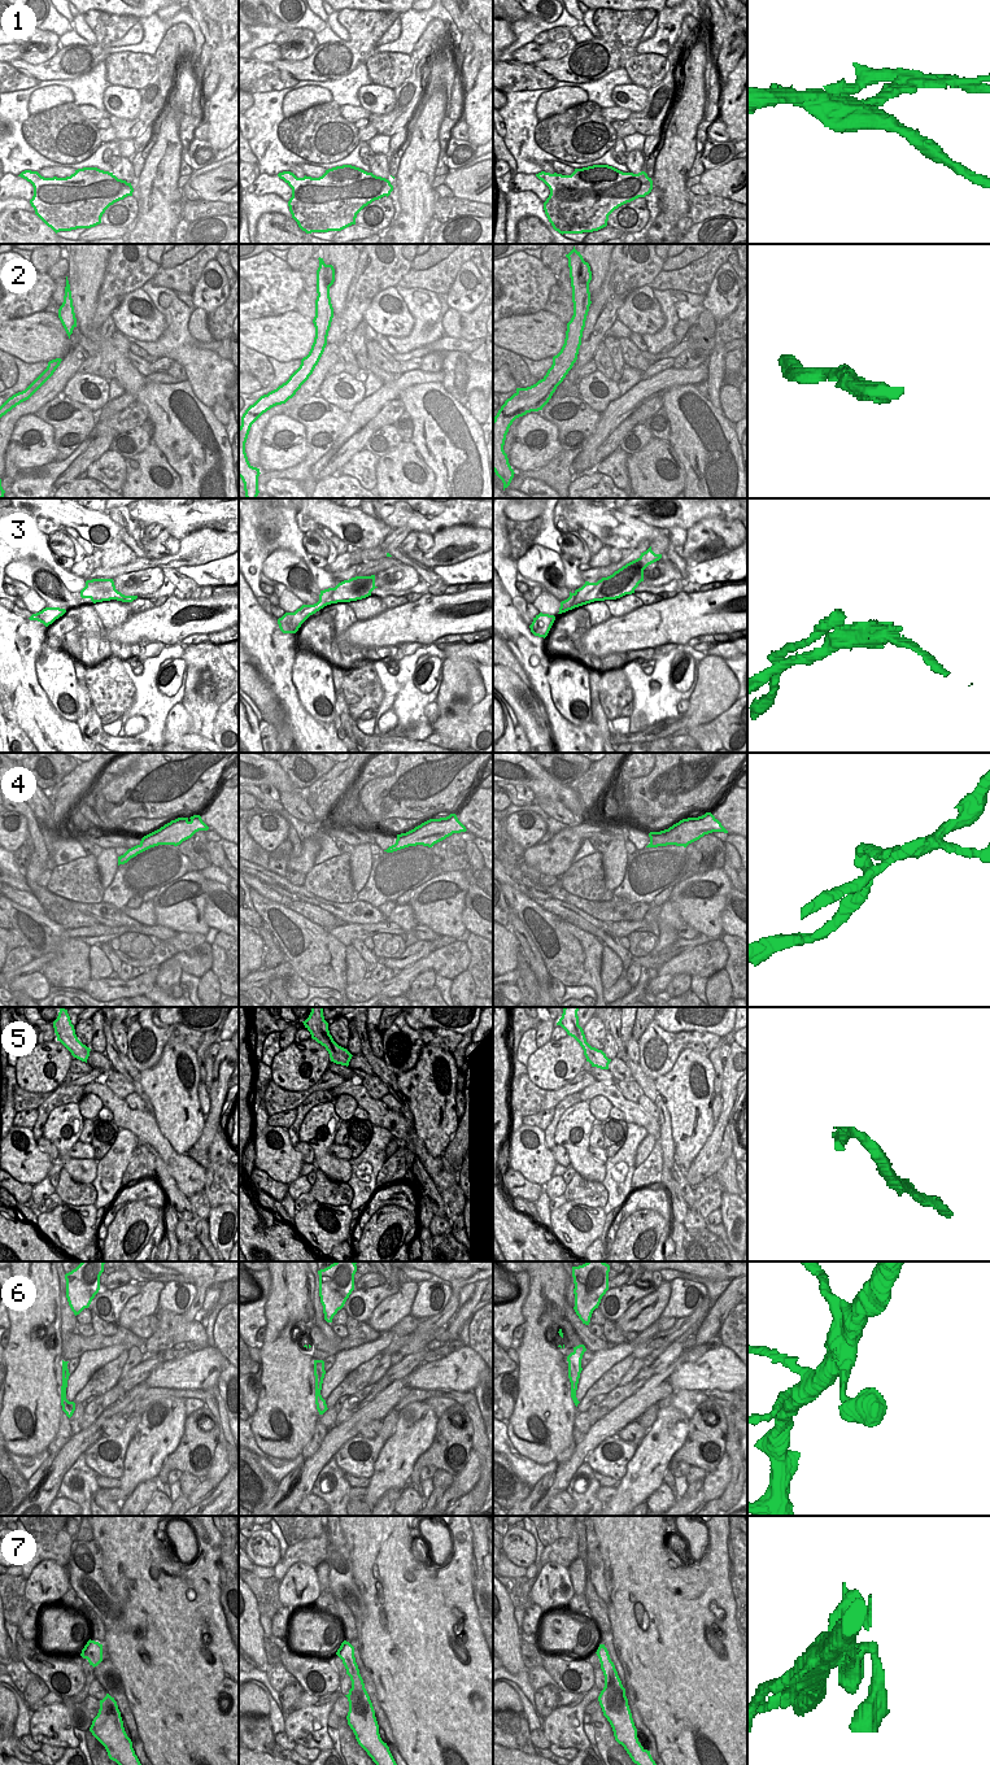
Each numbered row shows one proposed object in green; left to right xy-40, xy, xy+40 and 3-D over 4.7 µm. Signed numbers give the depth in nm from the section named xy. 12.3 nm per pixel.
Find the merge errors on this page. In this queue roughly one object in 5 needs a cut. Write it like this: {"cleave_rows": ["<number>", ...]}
{"cleave_rows": ["1", "3", "4"]}

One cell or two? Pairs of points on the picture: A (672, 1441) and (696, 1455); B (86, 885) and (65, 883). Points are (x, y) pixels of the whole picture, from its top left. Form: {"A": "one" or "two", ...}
{"A": "two", "B": "one"}

